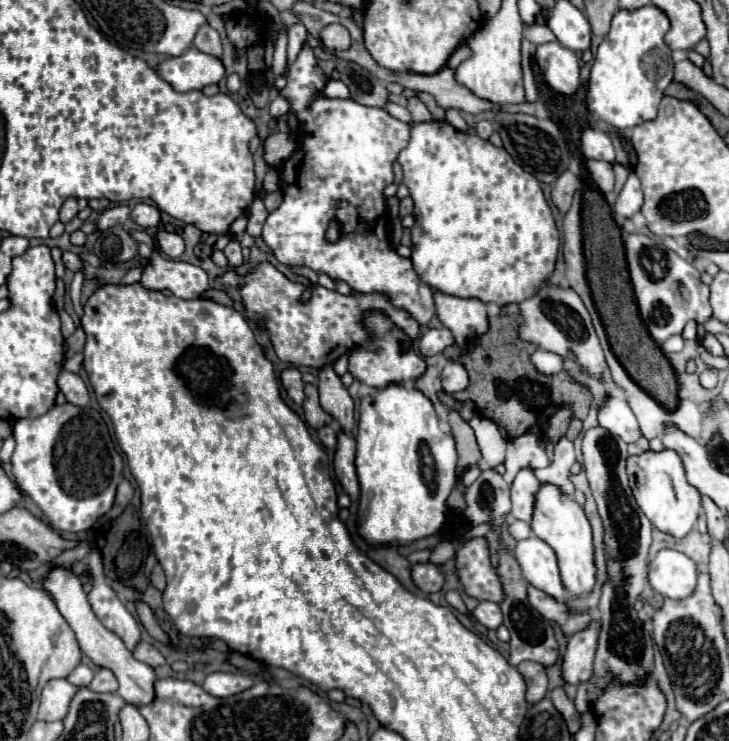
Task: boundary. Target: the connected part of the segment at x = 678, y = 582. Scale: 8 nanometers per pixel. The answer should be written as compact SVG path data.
M663 549L649 565L649 583L663 597L685 599L695 591L697 565L685 553Z

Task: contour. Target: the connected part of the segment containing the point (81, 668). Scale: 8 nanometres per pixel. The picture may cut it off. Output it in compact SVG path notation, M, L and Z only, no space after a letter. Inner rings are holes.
M77 665L73 671L71 671L71 675L67 677L67 681L69 683L73 683L73 685L77 685L77 687L87 687L89 683L91 683L91 679L93 679L93 671L87 667L87 665Z

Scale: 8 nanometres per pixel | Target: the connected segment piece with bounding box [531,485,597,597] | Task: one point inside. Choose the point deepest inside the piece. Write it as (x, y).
(559, 521)

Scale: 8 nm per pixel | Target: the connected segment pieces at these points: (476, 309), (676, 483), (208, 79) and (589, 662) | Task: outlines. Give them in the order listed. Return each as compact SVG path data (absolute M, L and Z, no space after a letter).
M435 291L435 307L437 317L453 333L459 347L465 347L489 329L487 307L479 299L459 299Z
M647 451L627 459L627 473L635 479L633 495L645 517L661 531L671 537L685 537L697 523L701 511L701 495L685 479L685 469L675 451Z
M195 47L187 49L183 55L167 57L155 67L155 71L177 91L203 89L205 85L219 83L225 77L225 67L221 59Z
M591 619L591 623L583 631L577 631L571 637L563 657L563 677L567 683L579 685L581 681L589 679L589 673L593 669L599 631L601 631L601 621Z

